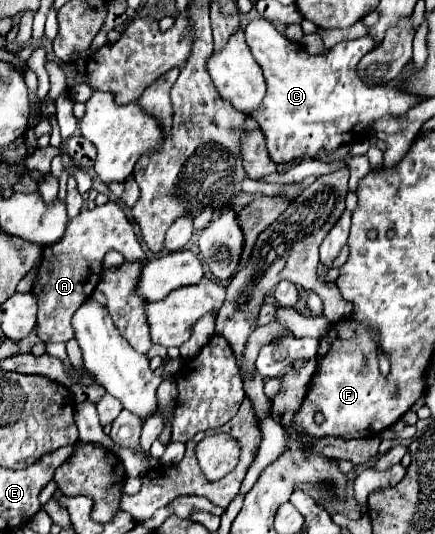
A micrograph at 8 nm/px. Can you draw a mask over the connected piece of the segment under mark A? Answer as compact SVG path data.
M112 201L102 207L94 207L92 211L82 209L76 219L68 221L64 237L54 245L44 247L44 261L40 265L38 279L32 289L38 299L38 337L44 343L66 343L74 337L70 325L72 313L84 303L84 299L92 295L102 273L102 257L108 251L120 251L126 261L146 259L124 209Z

